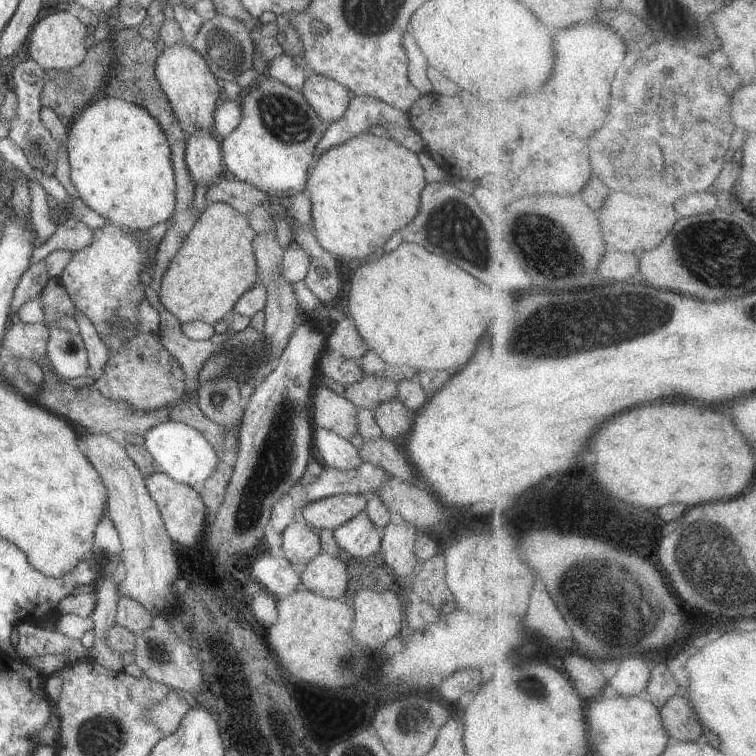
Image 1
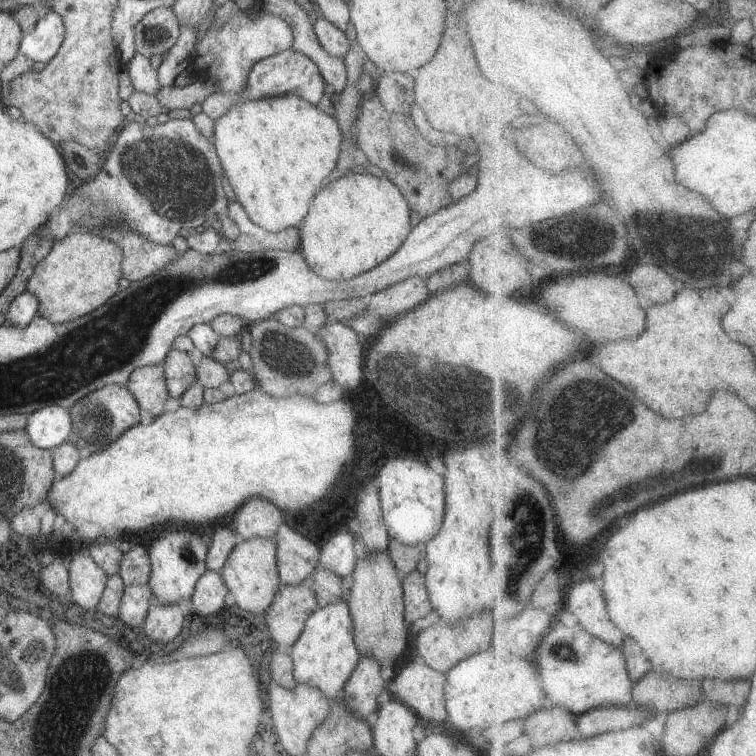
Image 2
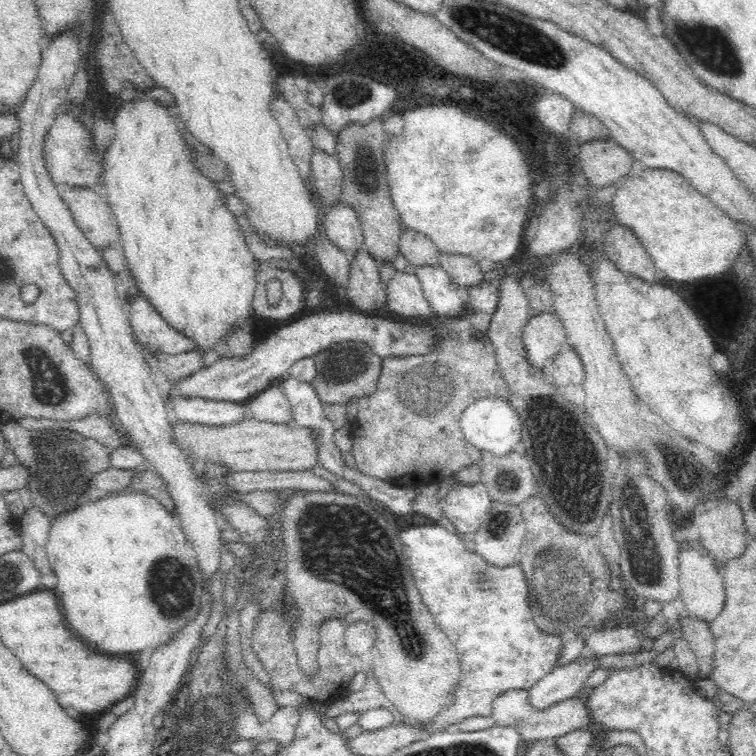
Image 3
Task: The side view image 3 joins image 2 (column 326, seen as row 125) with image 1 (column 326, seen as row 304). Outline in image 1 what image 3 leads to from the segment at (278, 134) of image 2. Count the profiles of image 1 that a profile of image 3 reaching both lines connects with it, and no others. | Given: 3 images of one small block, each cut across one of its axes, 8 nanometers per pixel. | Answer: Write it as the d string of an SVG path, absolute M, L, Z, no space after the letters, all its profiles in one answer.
M363 133L338 146L332 146L316 158L307 178L305 192L309 194L312 208L312 227L322 249L342 262L364 260L398 231L414 220L420 206L420 192L427 186L424 168L418 154L403 148L394 140Z

